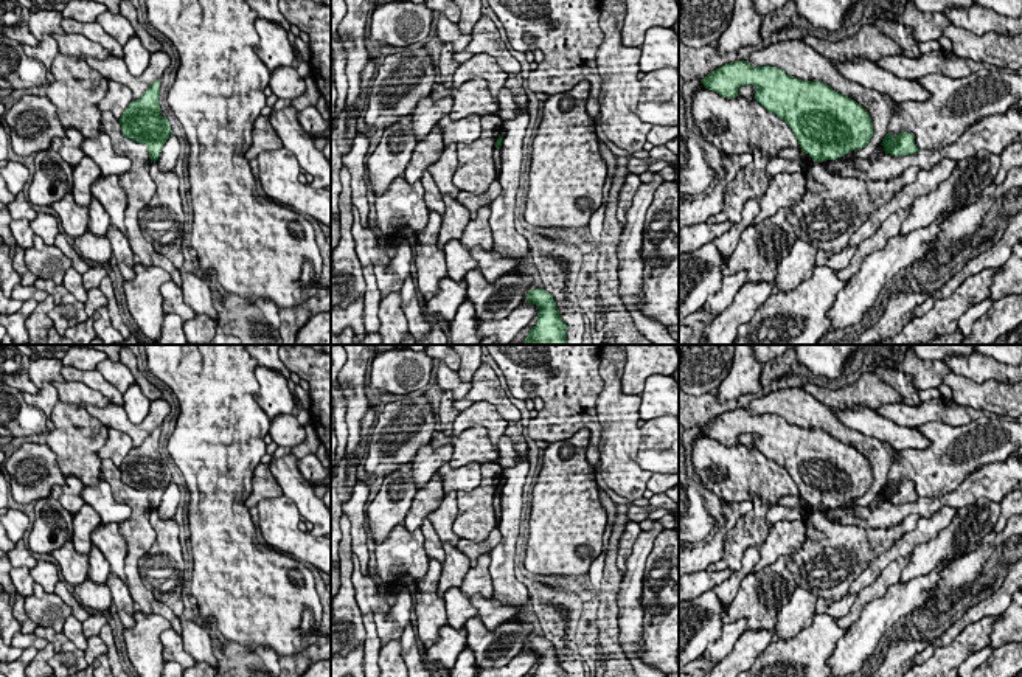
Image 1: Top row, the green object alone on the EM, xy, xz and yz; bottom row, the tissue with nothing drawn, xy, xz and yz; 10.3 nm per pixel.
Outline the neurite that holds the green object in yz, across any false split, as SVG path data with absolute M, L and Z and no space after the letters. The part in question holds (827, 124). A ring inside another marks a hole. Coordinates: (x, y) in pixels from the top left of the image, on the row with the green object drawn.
M735 61L713 70L700 82L724 98L739 96L738 89L755 85L756 102L781 118L812 161L837 160L867 146L873 124L854 99L823 82L801 81L777 67L750 67Z

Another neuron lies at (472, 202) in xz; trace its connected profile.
M495 179L486 193L477 196L468 191L460 191L457 200L469 211L471 220L477 217L481 207L491 207L491 203L500 196L502 186Z

